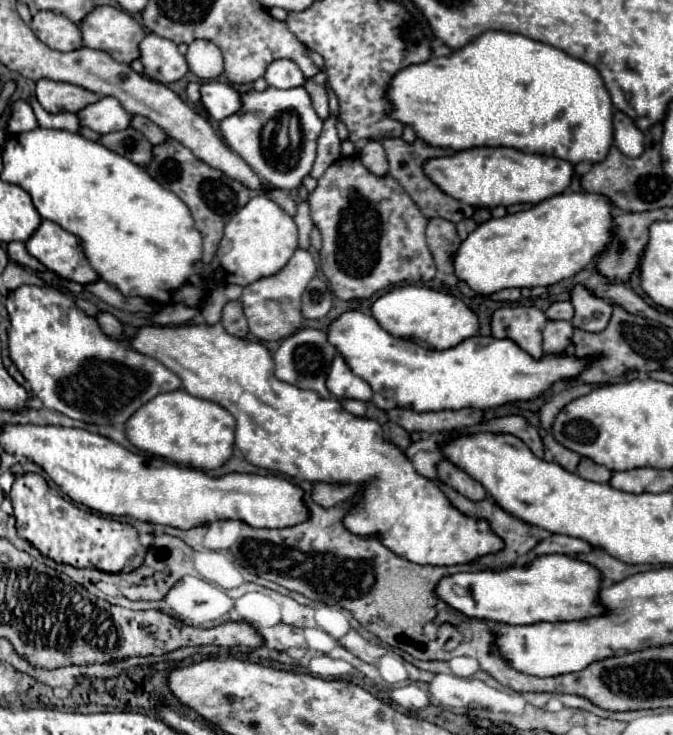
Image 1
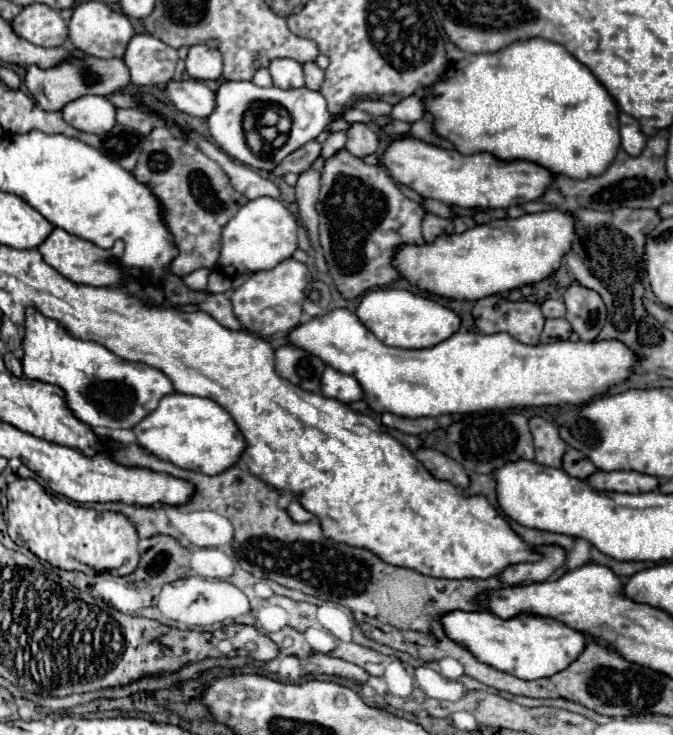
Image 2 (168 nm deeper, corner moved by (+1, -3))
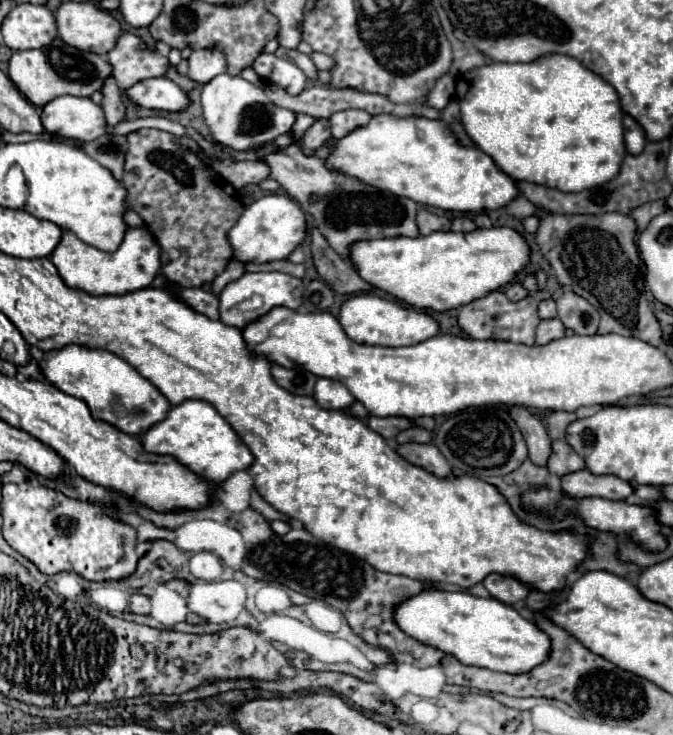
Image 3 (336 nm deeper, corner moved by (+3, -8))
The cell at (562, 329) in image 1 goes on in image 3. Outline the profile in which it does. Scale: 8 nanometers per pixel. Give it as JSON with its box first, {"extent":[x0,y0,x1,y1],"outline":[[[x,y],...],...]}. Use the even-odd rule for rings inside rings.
{"extent":[536,318,566,344],"outline":[[[558,318],[540,320],[540,324],[536,328],[536,344],[548,344],[548,342],[564,338],[564,336],[566,336],[566,328]]]}

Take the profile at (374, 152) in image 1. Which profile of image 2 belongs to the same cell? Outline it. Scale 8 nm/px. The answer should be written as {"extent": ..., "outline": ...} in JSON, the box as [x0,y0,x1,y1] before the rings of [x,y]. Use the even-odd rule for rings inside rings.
{"extent":[346,123,378,157],"outline":[[[350,123],[346,129],[346,149],[356,155],[364,157],[378,151],[378,137],[366,123]]]}

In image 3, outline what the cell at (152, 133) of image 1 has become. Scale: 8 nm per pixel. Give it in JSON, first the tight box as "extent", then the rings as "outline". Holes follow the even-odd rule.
{"extent":[102,78,126,128],"outline":[[[114,78],[106,80],[106,88],[102,88],[104,100],[102,100],[102,110],[106,114],[106,122],[110,128],[118,126],[126,118],[126,106],[120,96],[120,88],[114,84]]]}

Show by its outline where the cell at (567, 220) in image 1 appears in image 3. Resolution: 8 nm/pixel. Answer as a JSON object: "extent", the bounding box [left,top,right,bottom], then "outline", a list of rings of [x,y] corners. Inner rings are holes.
{"extent":[352,226,530,312],"outline":[[[500,226],[500,228],[478,228],[468,234],[460,232],[434,232],[430,236],[418,238],[382,238],[382,240],[364,240],[354,244],[352,248],[352,262],[358,274],[370,282],[386,290],[388,294],[404,300],[416,308],[430,308],[436,312],[446,312],[482,296],[488,296],[494,290],[500,290],[516,280],[520,272],[530,264],[530,246],[522,234],[514,228]]]}

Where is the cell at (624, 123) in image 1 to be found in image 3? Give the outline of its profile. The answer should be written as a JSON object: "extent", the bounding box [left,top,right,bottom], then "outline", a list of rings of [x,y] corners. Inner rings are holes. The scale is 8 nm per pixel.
{"extent":[624,114,646,154],"outline":[[[628,114],[624,116],[624,142],[626,142],[628,154],[640,154],[646,144],[646,136],[642,132],[642,126]]]}

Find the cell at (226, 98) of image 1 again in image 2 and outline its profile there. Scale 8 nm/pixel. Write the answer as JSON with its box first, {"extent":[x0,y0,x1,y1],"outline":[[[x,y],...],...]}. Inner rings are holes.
{"extent":[162,79,214,117],"outline":[[[196,79],[168,81],[162,85],[166,101],[192,117],[208,117],[214,111],[214,91]]]}

